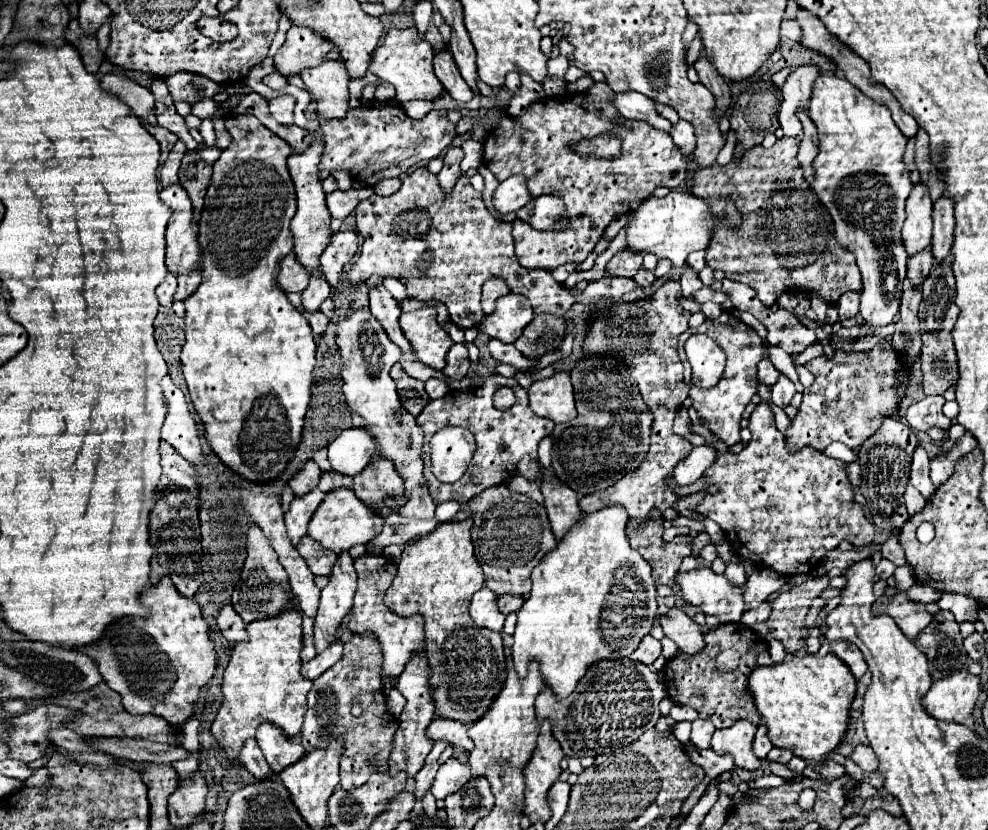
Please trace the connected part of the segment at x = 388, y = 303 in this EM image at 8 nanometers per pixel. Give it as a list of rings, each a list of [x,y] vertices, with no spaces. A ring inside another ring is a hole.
[[[380,286],[370,290],[370,312],[376,320],[382,322],[388,338],[392,338],[392,342],[396,342],[396,346],[400,346],[402,354],[408,356],[410,360],[416,360],[416,352],[412,350],[412,344],[408,342],[408,338],[404,338],[400,326],[398,326],[398,316],[400,316],[400,308],[398,302],[392,298],[392,294]]]

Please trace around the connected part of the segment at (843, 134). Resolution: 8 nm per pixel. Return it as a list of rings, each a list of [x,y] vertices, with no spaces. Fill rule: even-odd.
[[[822,74],[816,78],[808,114],[816,124],[820,138],[820,152],[812,162],[814,182],[810,190],[830,212],[838,244],[856,256],[864,286],[860,314],[864,316],[866,324],[884,326],[898,314],[902,284],[906,278],[908,254],[900,242],[900,230],[906,218],[906,198],[912,188],[908,186],[894,190],[892,186],[886,186],[886,192],[880,192],[880,184],[864,188],[862,182],[842,180],[858,172],[870,172],[870,166],[900,166],[900,176],[906,176],[902,154],[908,140],[892,122],[890,110],[886,106],[876,104],[848,80],[842,80],[838,76]],[[896,244],[900,244],[900,254],[888,254]]]

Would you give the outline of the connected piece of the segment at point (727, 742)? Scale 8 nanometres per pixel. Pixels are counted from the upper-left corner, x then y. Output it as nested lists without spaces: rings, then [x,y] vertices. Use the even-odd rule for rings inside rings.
[[[736,720],[730,728],[722,728],[712,734],[712,750],[718,754],[732,754],[736,766],[740,768],[760,768],[760,758],[756,758],[752,752],[754,734],[756,726],[752,722]]]

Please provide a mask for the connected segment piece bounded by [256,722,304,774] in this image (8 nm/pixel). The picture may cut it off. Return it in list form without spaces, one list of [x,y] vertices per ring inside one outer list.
[[[262,722],[260,730],[256,730],[256,740],[258,746],[264,752],[266,762],[270,764],[272,772],[282,772],[284,766],[294,764],[296,760],[300,760],[300,756],[304,756],[304,748],[302,744],[292,742],[290,738],[284,738],[282,730],[278,726],[272,726],[272,722]]]

